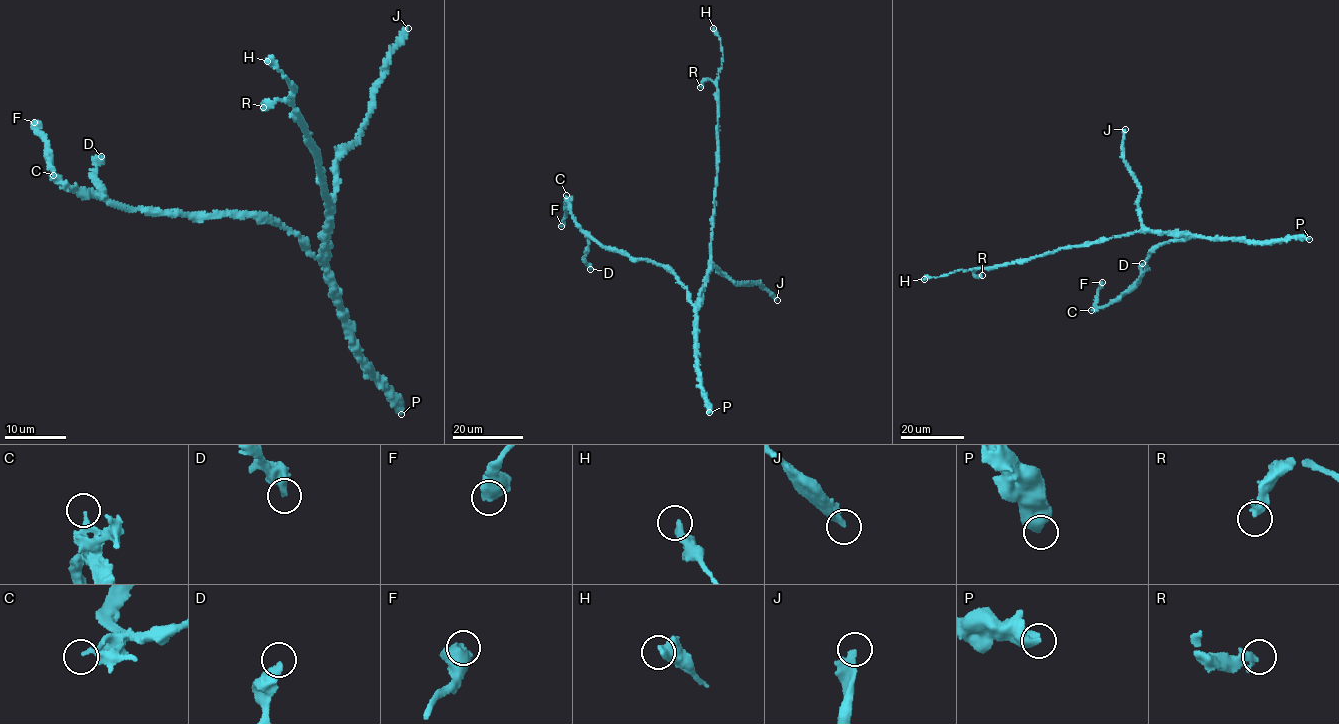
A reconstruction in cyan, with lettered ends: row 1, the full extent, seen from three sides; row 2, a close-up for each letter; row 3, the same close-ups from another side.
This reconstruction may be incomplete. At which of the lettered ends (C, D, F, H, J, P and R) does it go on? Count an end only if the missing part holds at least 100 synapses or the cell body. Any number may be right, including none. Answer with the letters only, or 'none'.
J

